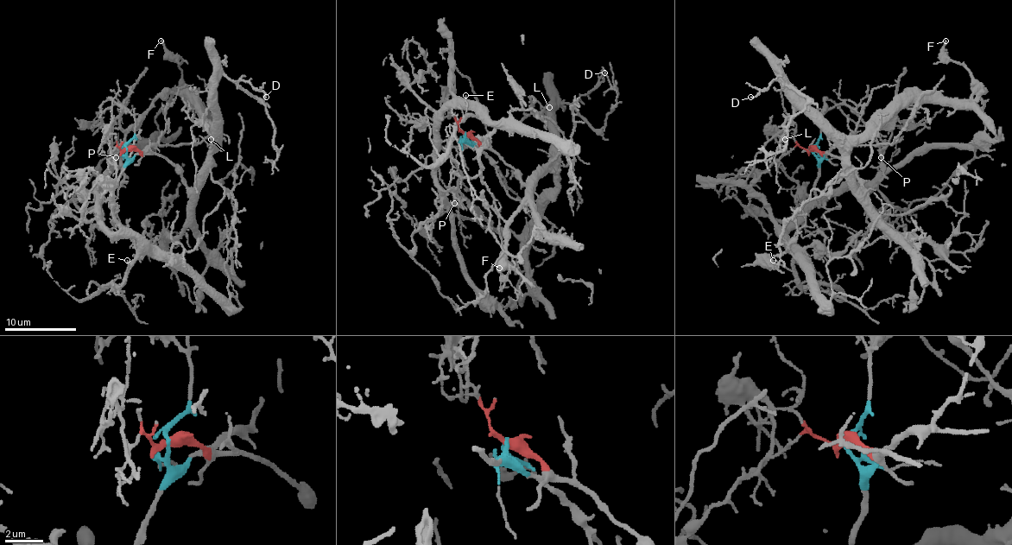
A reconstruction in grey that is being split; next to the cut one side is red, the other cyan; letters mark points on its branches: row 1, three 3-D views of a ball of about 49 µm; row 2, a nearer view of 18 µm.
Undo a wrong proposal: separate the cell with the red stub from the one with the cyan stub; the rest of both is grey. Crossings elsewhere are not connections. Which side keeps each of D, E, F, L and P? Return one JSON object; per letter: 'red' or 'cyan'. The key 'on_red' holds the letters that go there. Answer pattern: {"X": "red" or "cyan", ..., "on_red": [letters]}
{"D": "red", "E": "cyan", "F": "red", "L": "red", "P": "cyan", "on_red": ["D", "F", "L"]}

